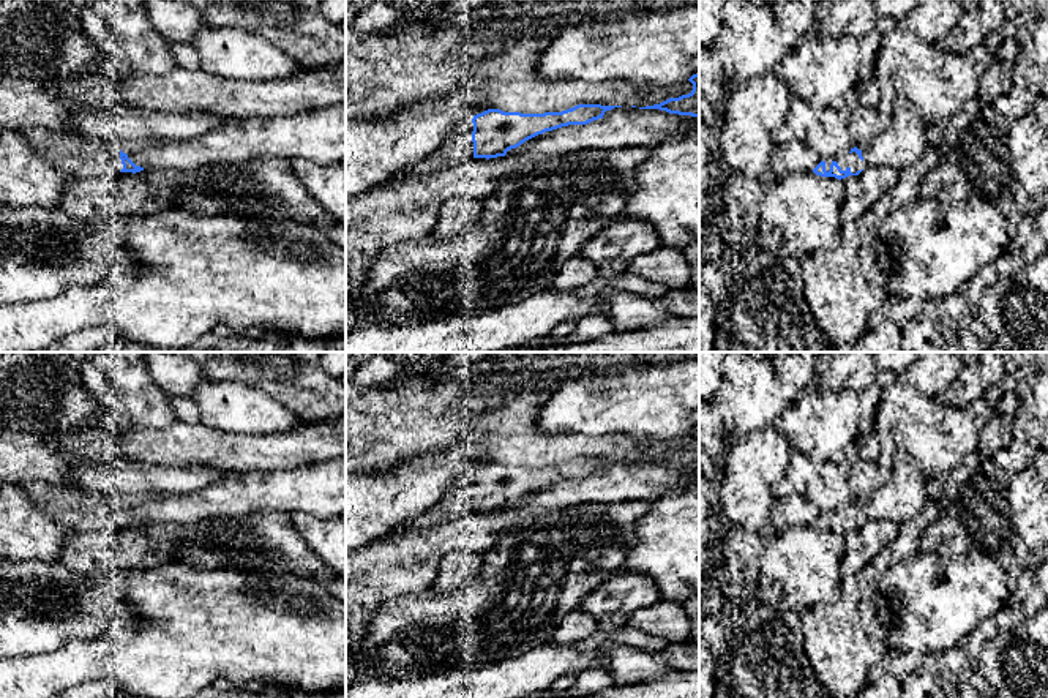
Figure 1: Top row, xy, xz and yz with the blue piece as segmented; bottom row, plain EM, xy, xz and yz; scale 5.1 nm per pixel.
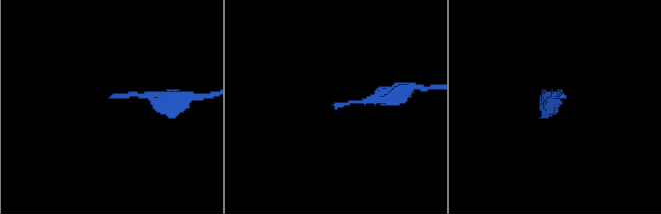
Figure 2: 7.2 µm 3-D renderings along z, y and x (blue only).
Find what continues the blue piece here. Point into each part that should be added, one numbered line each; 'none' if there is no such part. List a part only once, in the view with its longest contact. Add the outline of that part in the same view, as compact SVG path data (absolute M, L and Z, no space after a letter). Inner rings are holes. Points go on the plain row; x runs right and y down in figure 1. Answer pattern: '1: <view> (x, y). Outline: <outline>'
1: yz (849, 514). Outline: M855 505L846 507L837 516L841 524L846 524L849 521L852 527L862 524L866 520L865 515L862 515Z

